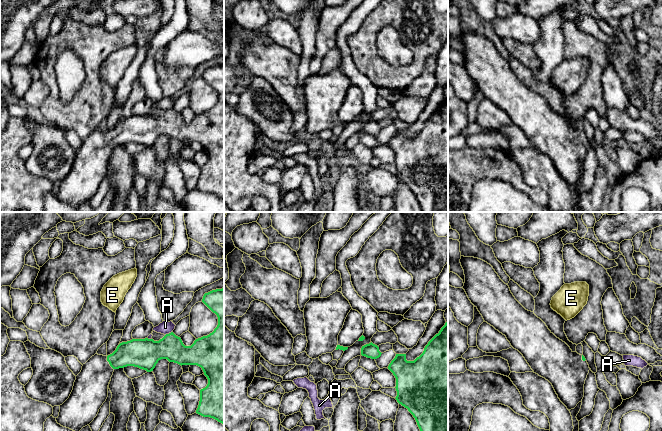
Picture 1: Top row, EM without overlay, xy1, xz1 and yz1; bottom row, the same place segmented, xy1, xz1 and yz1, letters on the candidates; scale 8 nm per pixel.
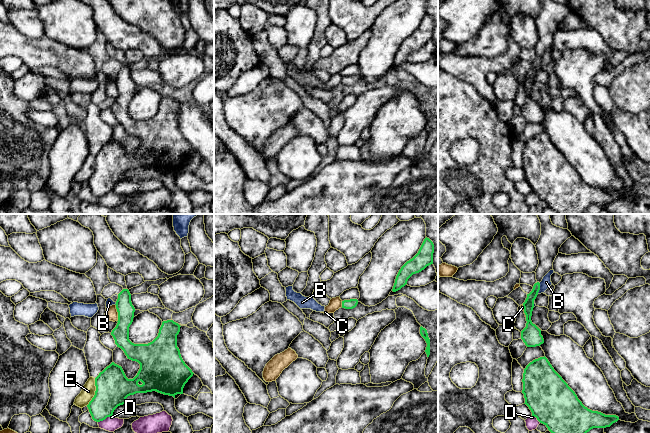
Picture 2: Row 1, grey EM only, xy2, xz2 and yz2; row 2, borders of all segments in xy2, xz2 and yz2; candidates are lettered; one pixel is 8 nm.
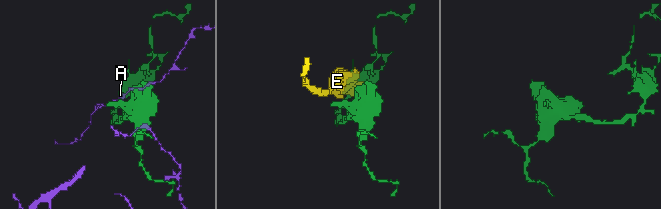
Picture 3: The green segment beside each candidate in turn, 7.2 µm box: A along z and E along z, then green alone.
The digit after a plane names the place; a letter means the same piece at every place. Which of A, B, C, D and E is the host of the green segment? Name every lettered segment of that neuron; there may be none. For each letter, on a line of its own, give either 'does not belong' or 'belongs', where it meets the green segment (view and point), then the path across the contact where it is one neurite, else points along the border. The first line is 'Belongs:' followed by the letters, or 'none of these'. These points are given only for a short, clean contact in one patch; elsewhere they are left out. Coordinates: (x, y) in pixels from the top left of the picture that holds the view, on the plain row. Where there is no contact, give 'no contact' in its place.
Belongs: none of these
A: does not belong | xy1 (169, 109) | along xy1 (172, 107), (165, 111)
B: does not belong | yz2 (539, 64)
C: does not belong | xy2 (118, 89) | along xy2 (115, 80), (117, 97)
D: does not belong | xy2 (105, 194) | along xy2 (112, 191), (98, 198)
E: does not belong | xy2 (95, 168)

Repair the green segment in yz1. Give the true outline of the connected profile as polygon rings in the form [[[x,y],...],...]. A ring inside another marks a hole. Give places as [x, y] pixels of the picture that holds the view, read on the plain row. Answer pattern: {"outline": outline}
{"outline": [[[461,32],[460,39],[465,51],[463,65],[484,97],[506,112],[511,122],[523,131],[534,149],[552,160],[558,174],[568,186],[574,185],[582,178],[584,160],[590,146],[585,133],[573,128],[534,88],[526,86],[490,40],[478,34],[464,32]]]}

